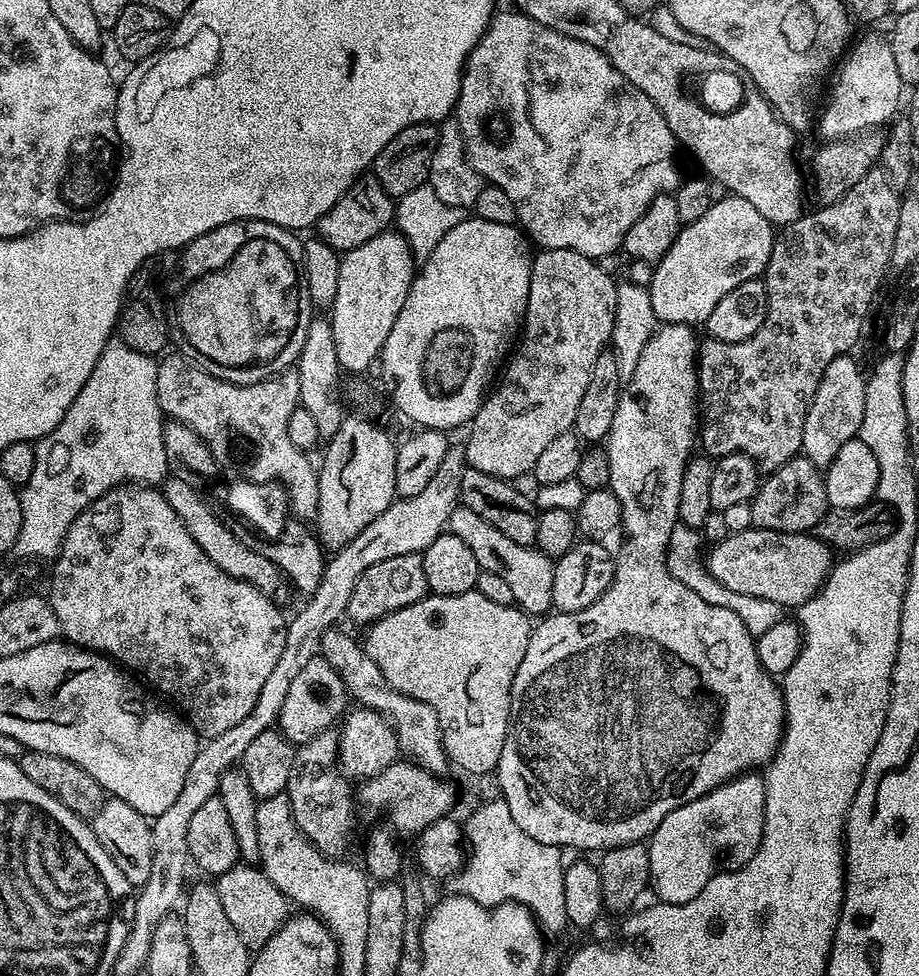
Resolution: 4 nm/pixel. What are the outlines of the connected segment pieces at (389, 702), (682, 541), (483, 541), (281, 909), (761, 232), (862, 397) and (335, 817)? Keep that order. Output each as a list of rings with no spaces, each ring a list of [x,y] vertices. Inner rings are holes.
[[[329,630],[321,635],[319,655],[323,656],[326,662],[330,662],[330,666],[334,666],[334,670],[348,688],[349,697],[359,707],[372,708],[390,721],[396,731],[400,751],[411,763],[425,768],[427,772],[447,773],[450,761],[442,743],[442,732],[434,710],[426,702],[403,696],[398,690],[394,690],[394,686],[386,682],[382,670],[378,670],[374,658],[364,652],[361,641],[357,637],[355,640],[344,632],[336,631],[340,630]]]
[[[677,523],[674,530],[671,531],[668,539],[667,554],[665,556],[667,569],[674,578],[682,580],[683,585],[694,591],[698,598],[714,606],[722,606],[723,609],[732,610],[734,614],[742,618],[743,624],[753,637],[761,636],[770,630],[783,619],[784,612],[780,604],[767,601],[766,598],[755,598],[748,594],[735,593],[734,590],[723,586],[722,582],[718,582],[712,574],[710,574],[707,563],[704,559],[704,539],[703,535],[694,528],[685,526],[685,524]]]
[[[461,504],[453,508],[448,519],[448,530],[451,535],[461,538],[473,551],[481,571],[499,575],[510,585],[516,604],[527,612],[529,617],[543,617],[552,608],[553,561],[545,552],[530,544],[514,542],[514,538],[506,538],[506,534],[502,534],[492,523]]]
[[[238,862],[221,876],[215,877],[214,887],[231,925],[238,930],[242,942],[249,950],[264,948],[290,915],[290,901],[284,895],[281,885],[275,884],[272,877],[251,864]]]
[[[724,194],[713,199],[710,210],[702,214],[694,222],[683,225],[679,234],[674,238],[670,250],[657,260],[651,269],[652,281],[647,281],[646,287],[650,294],[650,306],[654,306],[654,314],[660,324],[687,324],[689,326],[703,325],[718,306],[718,298],[730,294],[734,286],[742,286],[742,282],[763,277],[768,267],[770,250],[774,239],[774,226],[746,198],[738,198]]]
[[[845,354],[834,358],[814,390],[814,402],[810,402],[806,414],[806,426],[802,426],[802,446],[800,451],[814,466],[827,470],[834,462],[834,454],[846,446],[846,442],[857,439],[862,426],[862,414],[866,410],[866,390],[864,389],[865,373],[860,373],[855,355]]]
[[[335,727],[318,733],[310,742],[299,745],[294,754],[294,762],[290,762],[290,778],[286,789],[290,798],[290,810],[300,833],[315,846],[324,856],[340,858],[345,854],[348,843],[352,840],[352,800],[354,804],[354,788],[349,777],[338,767],[340,758],[340,733]]]

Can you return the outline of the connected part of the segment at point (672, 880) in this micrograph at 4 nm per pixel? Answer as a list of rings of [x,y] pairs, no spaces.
[[[741,774],[702,794],[702,798],[670,810],[646,841],[653,897],[661,904],[690,902],[719,872],[746,866],[764,837],[765,806],[763,775]]]

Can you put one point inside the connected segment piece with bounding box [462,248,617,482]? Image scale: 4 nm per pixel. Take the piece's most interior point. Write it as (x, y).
(569, 319)

